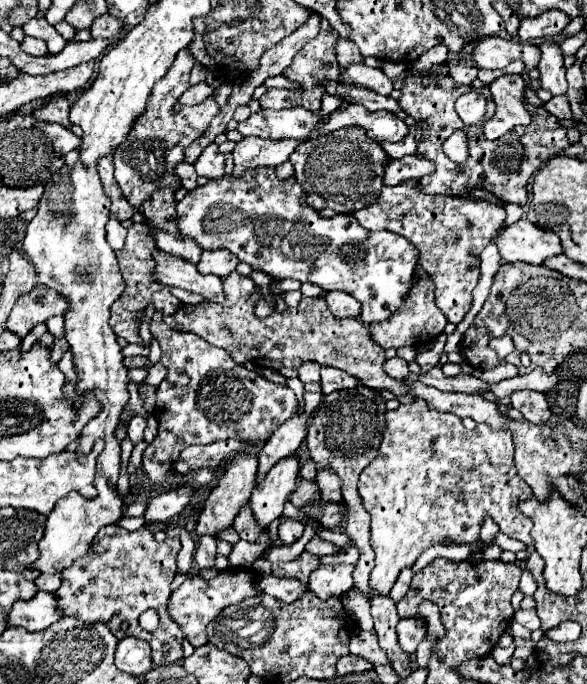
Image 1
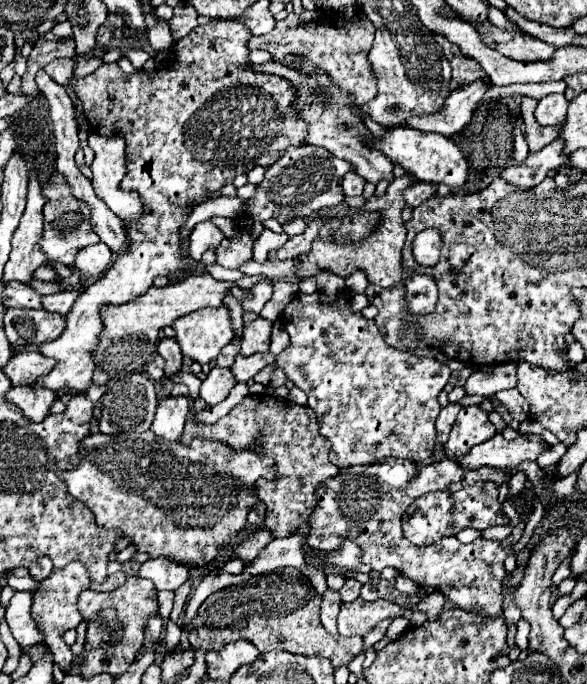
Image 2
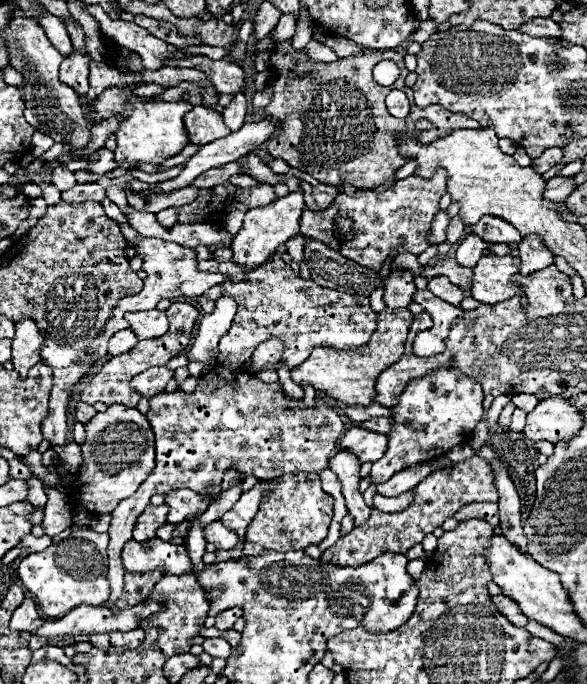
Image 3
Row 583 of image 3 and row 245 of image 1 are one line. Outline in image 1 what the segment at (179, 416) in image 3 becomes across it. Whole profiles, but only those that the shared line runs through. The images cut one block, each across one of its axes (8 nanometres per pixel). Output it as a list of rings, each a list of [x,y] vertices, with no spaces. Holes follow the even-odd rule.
[[[110,216],[108,224],[106,224],[106,240],[112,246],[112,250],[122,250],[124,238],[126,238],[126,228],[120,224],[120,220],[116,216]]]

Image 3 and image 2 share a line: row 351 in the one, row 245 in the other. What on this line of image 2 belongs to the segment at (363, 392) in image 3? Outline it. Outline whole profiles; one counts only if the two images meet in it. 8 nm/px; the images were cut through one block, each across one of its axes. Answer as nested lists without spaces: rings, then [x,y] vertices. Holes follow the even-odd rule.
[[[408,176],[404,178],[396,178],[390,186],[386,196],[376,198],[372,196],[368,202],[372,202],[374,210],[380,210],[384,220],[380,222],[380,228],[374,232],[374,236],[368,236],[368,240],[364,240],[362,244],[336,244],[334,240],[328,240],[328,236],[332,234],[332,228],[336,228],[336,224],[340,224],[340,216],[346,214],[354,214],[352,208],[338,212],[338,216],[332,220],[332,224],[328,224],[328,228],[324,228],[324,236],[320,236],[320,240],[316,240],[316,244],[312,246],[312,252],[308,252],[308,256],[300,256],[300,274],[304,278],[314,276],[316,270],[320,268],[328,268],[340,276],[350,276],[356,270],[362,270],[368,278],[370,284],[376,284],[380,288],[394,288],[400,280],[402,280],[402,248],[404,248],[404,240],[406,240],[406,226],[402,222],[402,210],[406,206],[404,202],[404,188],[412,184],[412,180]]]

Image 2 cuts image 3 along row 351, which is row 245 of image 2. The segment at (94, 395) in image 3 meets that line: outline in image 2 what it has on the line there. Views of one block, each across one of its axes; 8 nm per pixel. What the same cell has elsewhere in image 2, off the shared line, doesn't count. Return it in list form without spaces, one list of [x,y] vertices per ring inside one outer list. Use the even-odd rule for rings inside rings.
[[[210,20],[206,26],[196,26],[188,36],[180,38],[172,46],[174,58],[170,62],[158,64],[152,74],[138,70],[126,74],[116,62],[102,64],[94,74],[76,80],[76,94],[82,100],[84,116],[92,130],[100,136],[124,136],[128,172],[122,180],[124,190],[136,190],[144,202],[144,216],[138,224],[126,224],[130,238],[130,252],[118,256],[112,268],[76,300],[66,316],[64,332],[52,340],[40,344],[40,354],[54,358],[56,366],[36,378],[30,388],[50,388],[72,390],[74,394],[86,392],[92,384],[94,360],[92,352],[102,330],[102,320],[98,308],[102,304],[124,304],[140,294],[144,294],[156,276],[174,278],[180,268],[188,266],[188,258],[182,250],[180,228],[186,224],[194,206],[208,200],[210,192],[218,192],[226,184],[232,184],[238,174],[246,174],[254,166],[268,168],[288,146],[304,146],[308,136],[308,124],[300,118],[294,104],[298,102],[296,88],[282,76],[254,72],[250,68],[250,40],[252,32],[248,26],[236,20]]]

